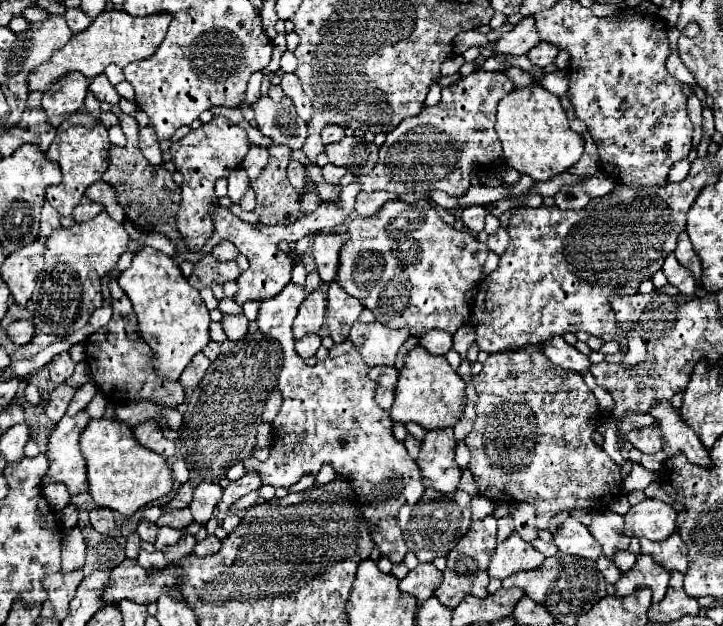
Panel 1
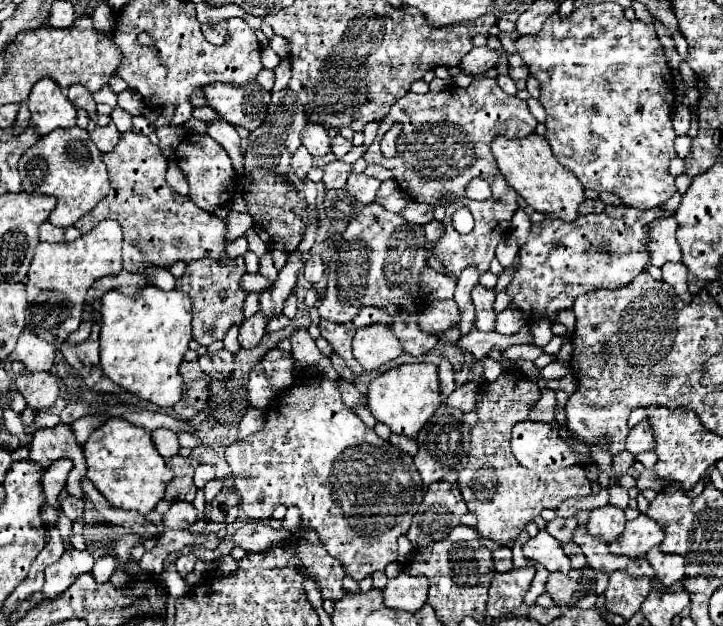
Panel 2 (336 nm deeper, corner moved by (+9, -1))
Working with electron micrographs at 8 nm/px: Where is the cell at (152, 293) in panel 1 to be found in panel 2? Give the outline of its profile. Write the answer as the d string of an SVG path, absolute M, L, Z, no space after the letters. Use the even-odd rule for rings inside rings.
M148 287L130 297L108 291L100 303L100 367L104 375L142 401L150 401L158 407L174 407L182 397L178 367L192 339L192 305L188 295Z

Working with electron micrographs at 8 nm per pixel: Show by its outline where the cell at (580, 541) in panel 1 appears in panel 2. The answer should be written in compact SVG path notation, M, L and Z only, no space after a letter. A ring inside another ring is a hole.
M540 531L536 537L532 537L524 547L522 553L526 559L532 559L540 565L544 565L548 571L562 571L568 573L570 567L570 559L564 555L560 541L554 539L550 533Z

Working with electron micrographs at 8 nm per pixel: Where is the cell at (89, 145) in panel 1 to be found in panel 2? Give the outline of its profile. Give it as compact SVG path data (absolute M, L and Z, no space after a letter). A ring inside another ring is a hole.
M80 127L56 129L32 145L24 157L20 157L22 191L30 195L54 195L58 199L56 209L50 213L50 223L56 227L70 227L82 215L92 211L98 201L108 195L108 171L102 163L102 153L90 139L88 131Z

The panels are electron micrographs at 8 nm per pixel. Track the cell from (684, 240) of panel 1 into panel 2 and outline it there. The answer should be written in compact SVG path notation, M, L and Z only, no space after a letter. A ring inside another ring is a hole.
M674 217L656 219L648 231L650 265L662 267L668 261L680 261L680 245L676 241L678 223Z

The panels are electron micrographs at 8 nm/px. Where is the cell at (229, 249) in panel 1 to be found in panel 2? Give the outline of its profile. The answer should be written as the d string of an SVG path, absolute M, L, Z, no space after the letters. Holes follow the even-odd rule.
M246 273L242 277L242 289L246 293L262 293L264 289L268 289L268 285L272 285L272 281L266 279L266 277L262 277L262 275L258 275L258 273L256 275Z

